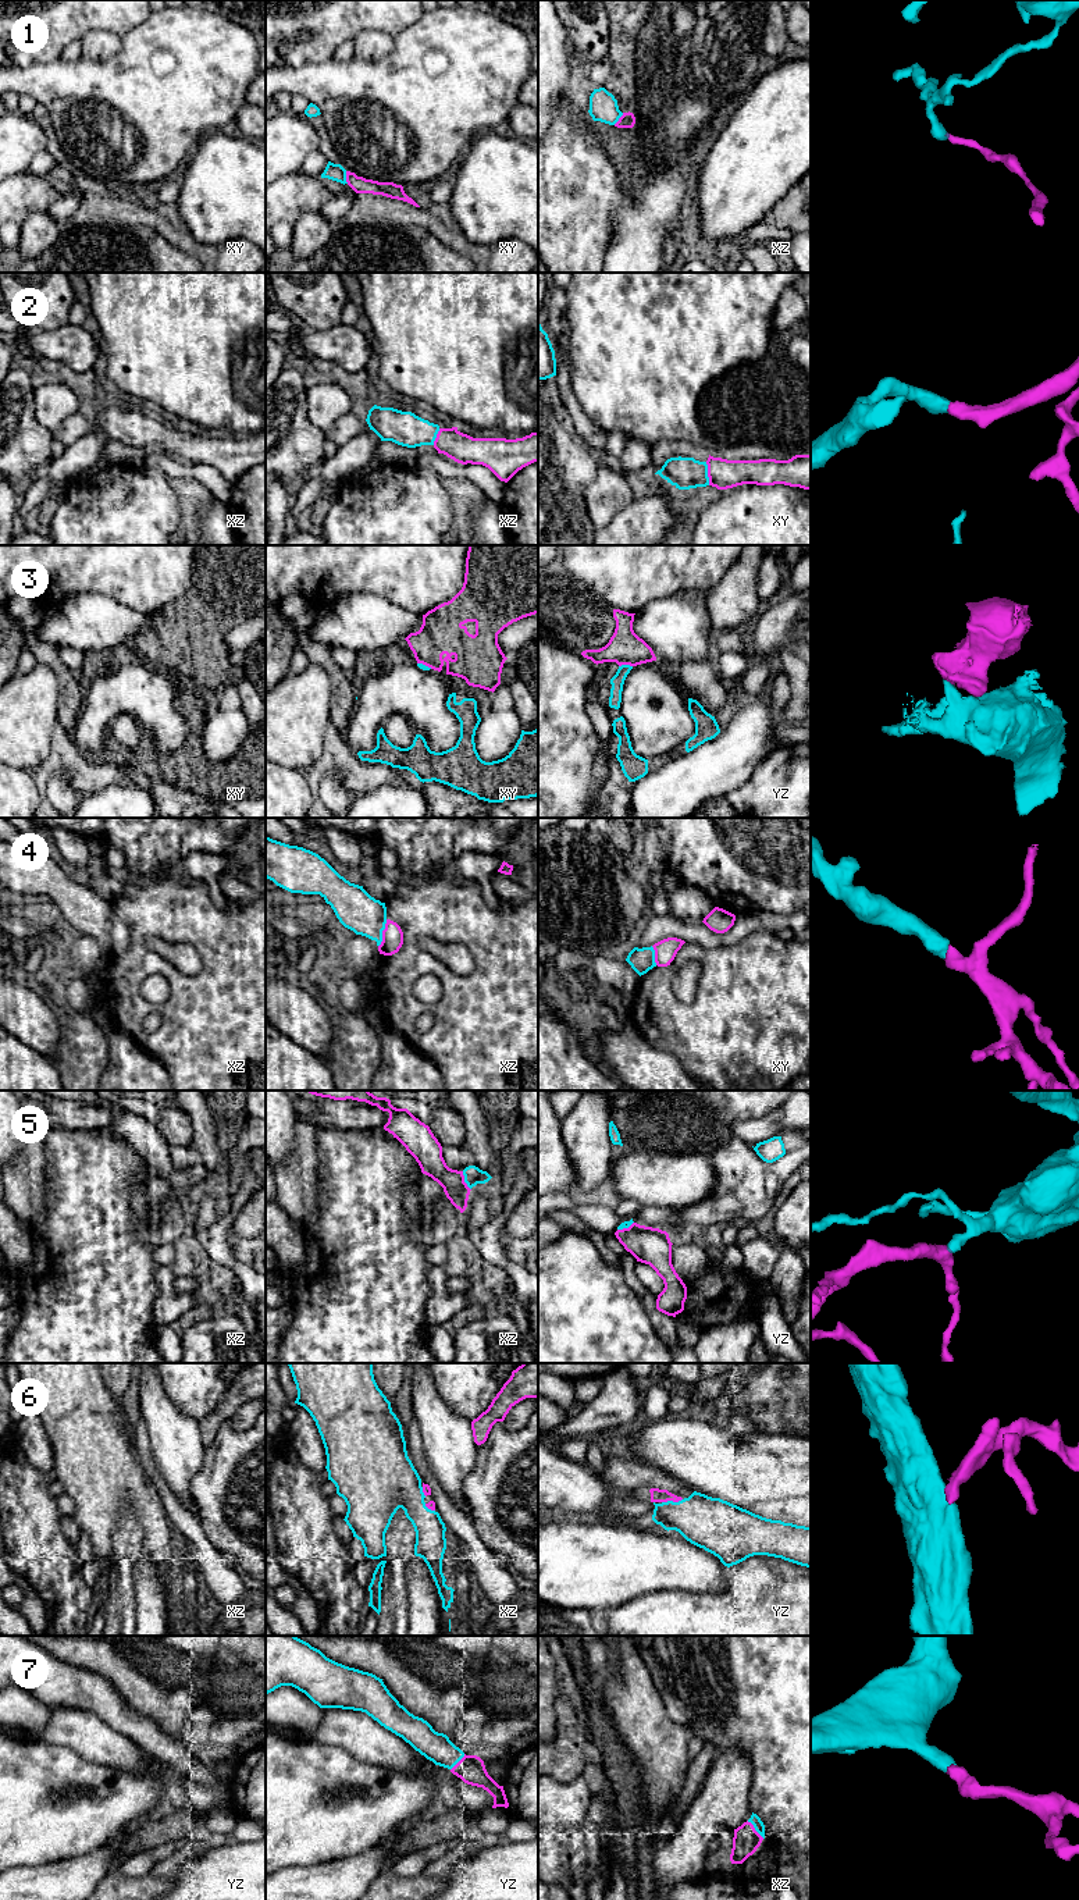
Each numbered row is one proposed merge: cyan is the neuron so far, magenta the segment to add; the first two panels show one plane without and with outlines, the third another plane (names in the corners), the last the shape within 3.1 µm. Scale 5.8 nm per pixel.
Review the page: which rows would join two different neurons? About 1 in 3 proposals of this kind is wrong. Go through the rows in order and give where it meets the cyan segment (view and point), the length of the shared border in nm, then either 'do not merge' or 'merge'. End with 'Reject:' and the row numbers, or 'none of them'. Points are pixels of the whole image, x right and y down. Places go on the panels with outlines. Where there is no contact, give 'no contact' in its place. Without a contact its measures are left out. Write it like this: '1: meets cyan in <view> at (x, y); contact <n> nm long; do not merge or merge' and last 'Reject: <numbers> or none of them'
1: meets cyan in xy at (345, 177); contact 70 nm long; do not merge
2: meets cyan in xy at (707, 473); contact 140 nm long; merge
3: meets cyan in yz at (625, 665); contact 80 nm long; do not merge
4: meets cyan in xz at (381, 934); contact 170 nm long; merge
5: meets cyan in xz at (465, 1181); contact 120 nm long; merge
6: meets cyan in yz at (672, 1501); contact 120 nm long; merge
7: meets cyan in xz at (755, 1829); contact 140 nm long; merge
Reject: 1, 3

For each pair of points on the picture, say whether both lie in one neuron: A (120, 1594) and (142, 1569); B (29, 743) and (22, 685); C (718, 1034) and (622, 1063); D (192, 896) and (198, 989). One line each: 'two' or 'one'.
A: two
B: one
C: two
D: one

